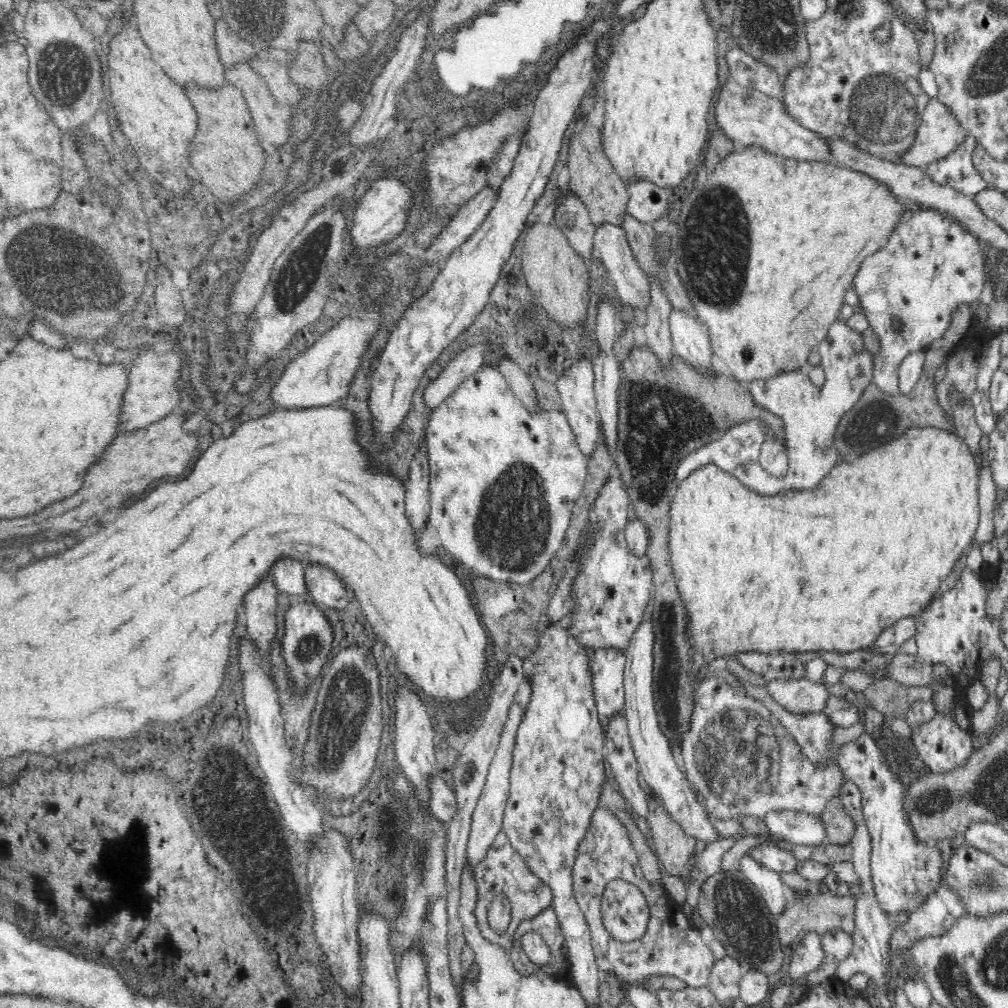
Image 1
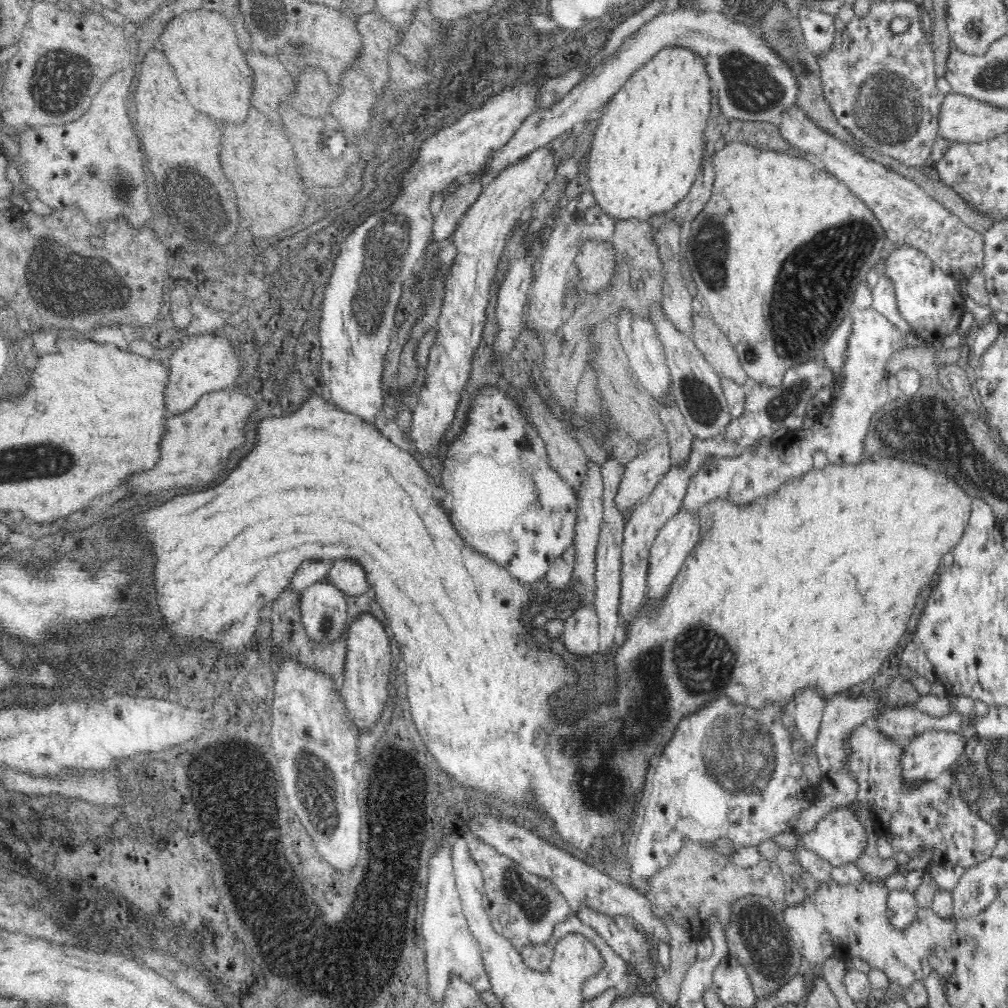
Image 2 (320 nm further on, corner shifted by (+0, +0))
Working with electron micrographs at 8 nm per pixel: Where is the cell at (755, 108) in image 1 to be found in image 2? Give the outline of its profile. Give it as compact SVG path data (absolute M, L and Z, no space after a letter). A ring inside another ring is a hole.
M797 104L788 109L781 115L780 120L776 122L780 135L786 139L786 142L790 143L790 146L805 152L807 157L810 157L813 161L821 161L825 165L825 170L846 184L868 206L882 225L889 247L897 244L913 245L914 248L918 248L923 253L926 253L932 259L932 262L937 267L940 267L944 273L955 278L968 280L976 272L983 272L983 233L978 232L976 228L970 228L966 222L963 222L962 218L950 212L946 208L944 201L939 201L934 197L932 191L923 182L917 182L896 173L890 166L882 165L859 153L857 146L850 147L847 143L826 133L824 129L818 128L814 122L810 121Z

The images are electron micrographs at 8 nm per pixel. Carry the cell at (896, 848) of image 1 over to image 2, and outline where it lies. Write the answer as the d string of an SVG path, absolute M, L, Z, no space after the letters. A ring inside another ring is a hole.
M944 728L928 730L910 738L900 756L902 779L906 783L929 781L944 771L951 771L963 758L965 743L962 735Z

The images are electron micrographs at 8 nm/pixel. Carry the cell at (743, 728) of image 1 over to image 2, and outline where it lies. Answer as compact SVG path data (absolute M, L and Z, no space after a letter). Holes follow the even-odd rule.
M720 698L690 718L684 718L658 760L652 786L647 791L643 824L629 848L632 863L628 885L646 897L650 878L658 870L671 866L670 860L682 848L682 838L698 842L706 849L718 838L727 838L738 847L757 847L762 840L790 832L802 811L814 806L819 794L818 788L803 778L804 772L792 753L790 741L782 725L780 709L771 702L756 710L753 706L740 706L729 698Z

